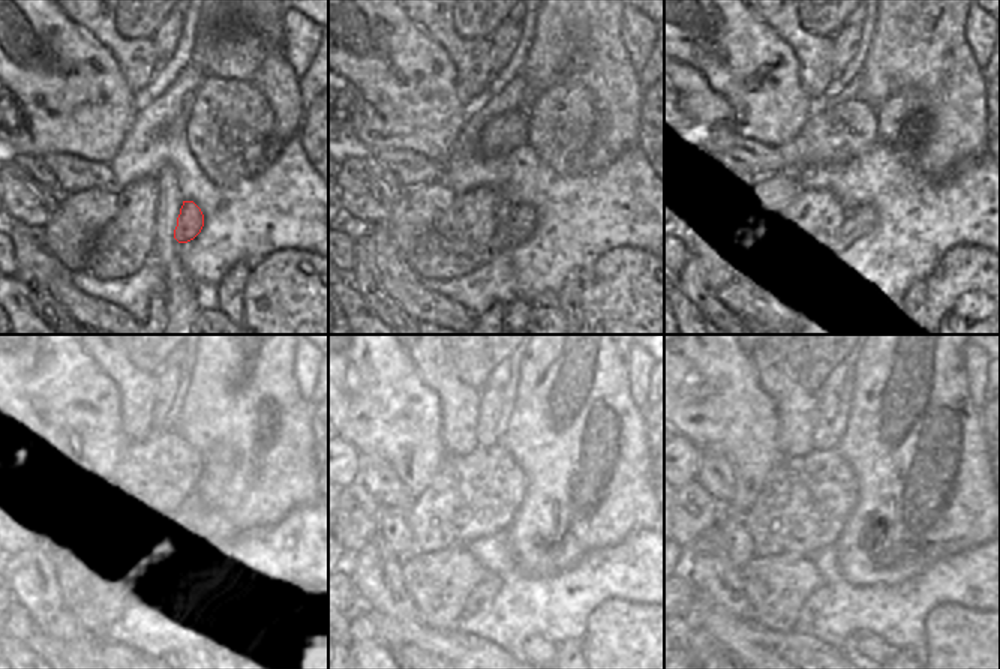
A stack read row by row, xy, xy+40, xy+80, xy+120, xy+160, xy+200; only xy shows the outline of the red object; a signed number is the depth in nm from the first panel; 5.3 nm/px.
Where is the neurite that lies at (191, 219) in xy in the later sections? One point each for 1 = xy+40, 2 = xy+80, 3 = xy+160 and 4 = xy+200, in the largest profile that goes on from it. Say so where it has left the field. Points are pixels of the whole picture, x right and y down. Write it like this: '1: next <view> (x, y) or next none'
1: next xy+40 (522, 221)
2: next xy+80 (858, 224)
3: next xy+160 (482, 597)
4: next xy+200 (814, 603)

